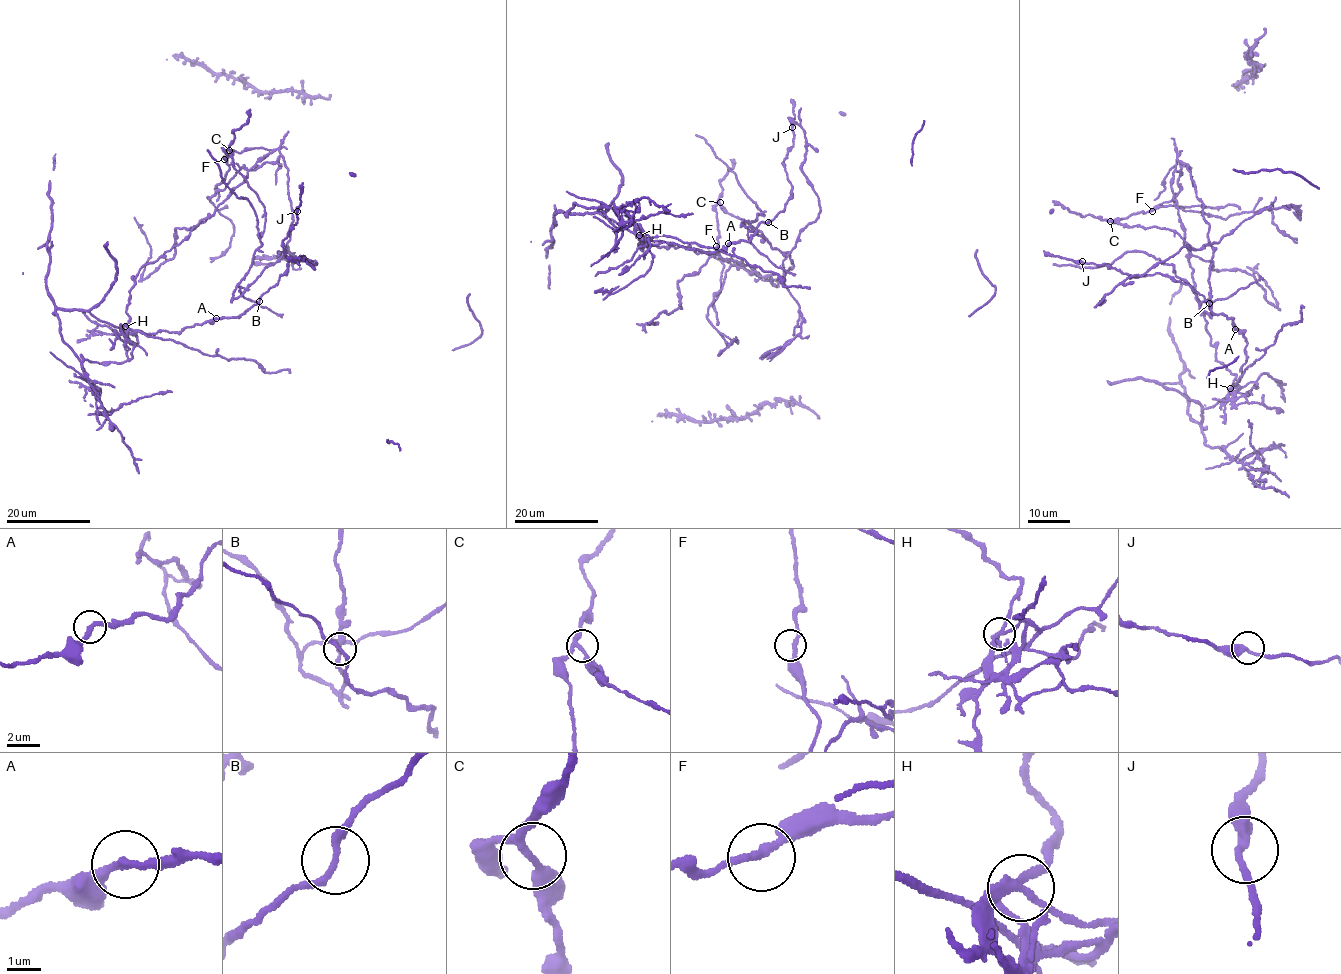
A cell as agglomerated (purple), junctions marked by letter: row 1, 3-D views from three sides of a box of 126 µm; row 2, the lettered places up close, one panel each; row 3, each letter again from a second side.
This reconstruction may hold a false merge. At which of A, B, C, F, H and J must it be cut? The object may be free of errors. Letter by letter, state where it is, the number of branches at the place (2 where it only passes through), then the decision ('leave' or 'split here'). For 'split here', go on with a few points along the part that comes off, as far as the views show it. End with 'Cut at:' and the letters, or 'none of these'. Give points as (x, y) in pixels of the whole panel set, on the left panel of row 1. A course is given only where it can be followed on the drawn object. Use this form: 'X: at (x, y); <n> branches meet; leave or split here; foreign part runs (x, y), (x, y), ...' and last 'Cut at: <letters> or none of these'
A: at (216, 318); 2 branches meet; leave
B: at (259, 301); 2 branches meet; leave
C: at (229, 150); 3 branches meet; leave
F: at (224, 159); 2 branches meet; leave
H: at (125, 326); 3 branches meet; split here
J: at (297, 211); 2 branches meet; leave
Cut at: H

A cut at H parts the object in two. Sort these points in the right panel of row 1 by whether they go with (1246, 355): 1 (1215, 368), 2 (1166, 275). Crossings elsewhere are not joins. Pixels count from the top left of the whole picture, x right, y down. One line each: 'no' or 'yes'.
1: yes
2: yes

